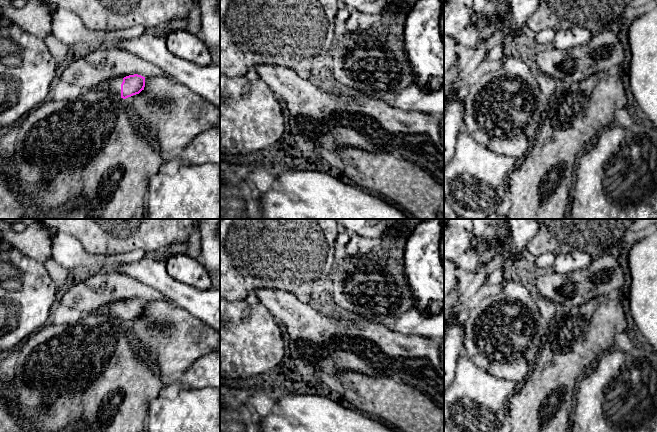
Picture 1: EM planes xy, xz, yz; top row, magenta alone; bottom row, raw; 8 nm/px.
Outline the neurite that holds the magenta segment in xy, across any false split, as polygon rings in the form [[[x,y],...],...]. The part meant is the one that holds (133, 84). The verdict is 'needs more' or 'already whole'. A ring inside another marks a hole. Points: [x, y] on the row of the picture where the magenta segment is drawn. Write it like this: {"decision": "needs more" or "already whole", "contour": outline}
{"decision": "needs more", "contour": [[[138,74],[129,75],[124,78],[111,80],[105,87],[114,91],[121,98],[126,99],[144,90],[145,77]]]}

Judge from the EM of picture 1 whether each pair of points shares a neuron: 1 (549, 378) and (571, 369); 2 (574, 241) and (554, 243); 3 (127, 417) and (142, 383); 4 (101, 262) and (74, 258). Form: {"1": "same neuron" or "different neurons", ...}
{"1": "same neuron", "2": "same neuron", "3": "same neuron", "4": "same neuron"}

